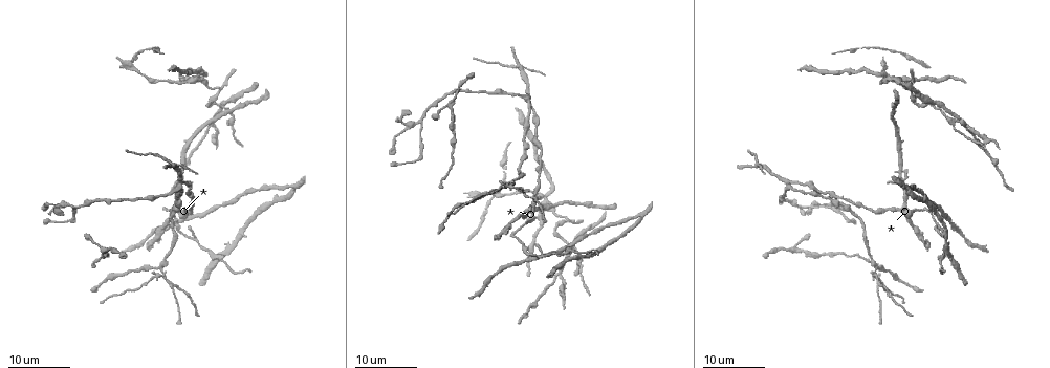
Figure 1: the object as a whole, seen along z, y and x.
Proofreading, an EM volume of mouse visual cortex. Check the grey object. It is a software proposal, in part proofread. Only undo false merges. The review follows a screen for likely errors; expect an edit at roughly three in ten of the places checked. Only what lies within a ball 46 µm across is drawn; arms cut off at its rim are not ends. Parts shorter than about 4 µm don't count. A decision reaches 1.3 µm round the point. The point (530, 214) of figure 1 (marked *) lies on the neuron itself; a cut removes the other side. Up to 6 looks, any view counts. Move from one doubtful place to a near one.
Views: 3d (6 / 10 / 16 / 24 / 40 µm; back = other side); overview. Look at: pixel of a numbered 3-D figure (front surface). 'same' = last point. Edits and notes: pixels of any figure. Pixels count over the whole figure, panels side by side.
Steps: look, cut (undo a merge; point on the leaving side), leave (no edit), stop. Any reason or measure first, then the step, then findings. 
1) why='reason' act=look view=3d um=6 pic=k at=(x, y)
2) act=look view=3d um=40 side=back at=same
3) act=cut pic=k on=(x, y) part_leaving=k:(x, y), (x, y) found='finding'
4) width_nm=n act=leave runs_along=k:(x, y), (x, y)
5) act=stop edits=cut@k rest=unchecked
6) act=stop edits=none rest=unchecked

why='looks like a crossing' act=look view=3d um=24 pic=1 at=(160, 276)

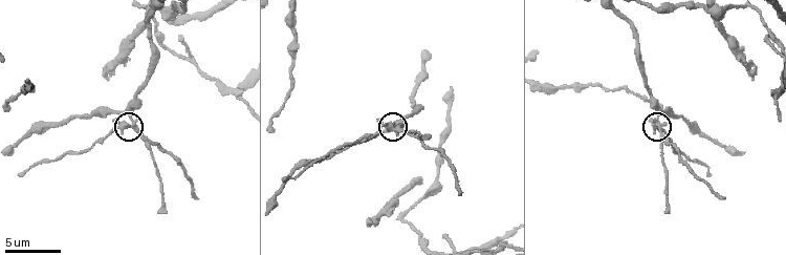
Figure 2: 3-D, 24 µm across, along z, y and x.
act=look view=3d um=6 pic=2 at=(394, 128)

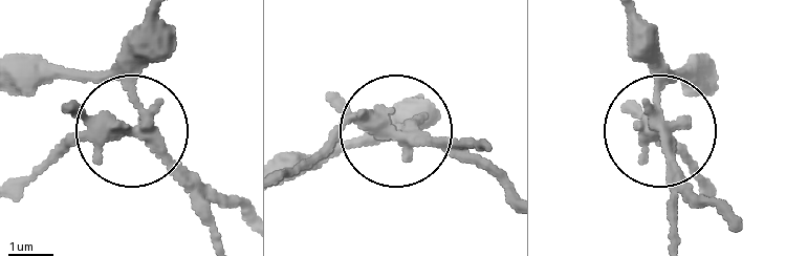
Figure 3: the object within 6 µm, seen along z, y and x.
width_nm=300 act=cut pic=3 on=(186, 190) part_leaving=3:(139, 136), (64, 140), (19, 177) found='a second neuron is stuck on'

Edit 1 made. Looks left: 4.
act=look view=overview

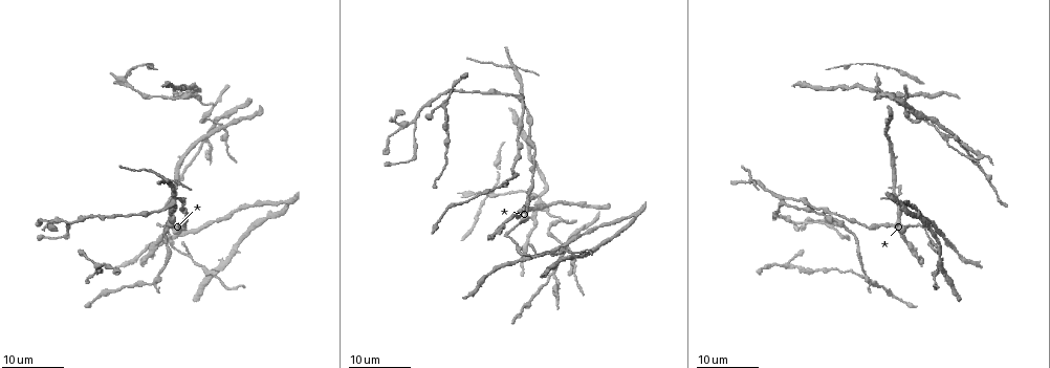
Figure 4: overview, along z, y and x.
why='sharp bend' act=look view=3d um=24 pic=4 at=(158, 225)

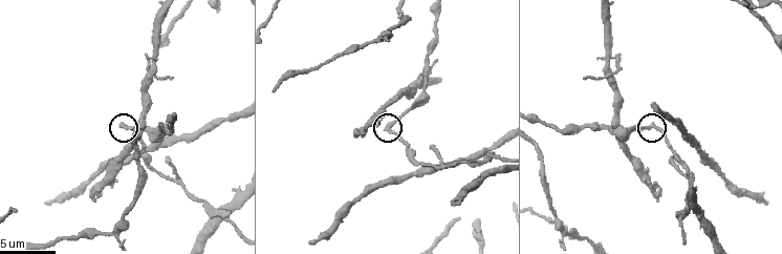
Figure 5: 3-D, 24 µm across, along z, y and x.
why='zoom in' act=look view=3d um=10 pic=5 at=(123, 125)

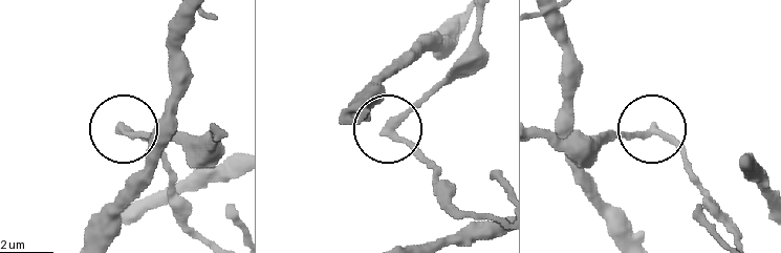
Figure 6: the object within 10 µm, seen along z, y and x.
act=cut pic=6 on=(420, 150) found='two neurons meet here'

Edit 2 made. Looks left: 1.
act=stop edits=cut@3,cut@6 rest=unchecked

